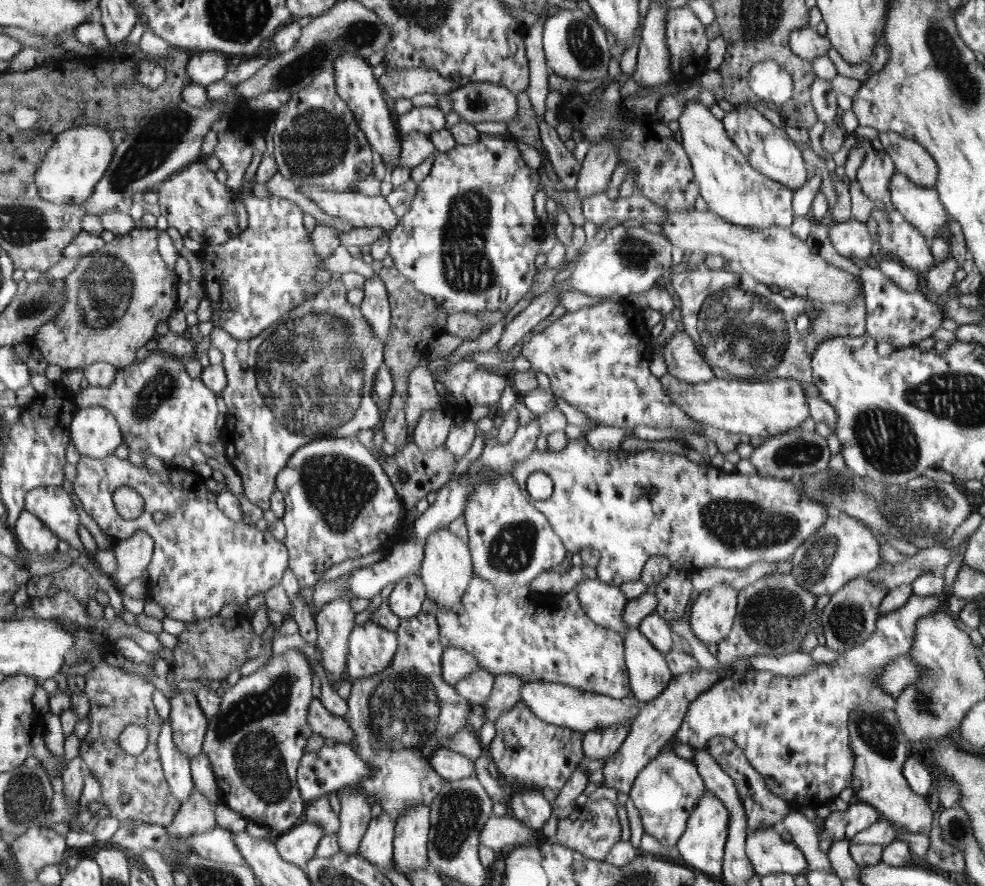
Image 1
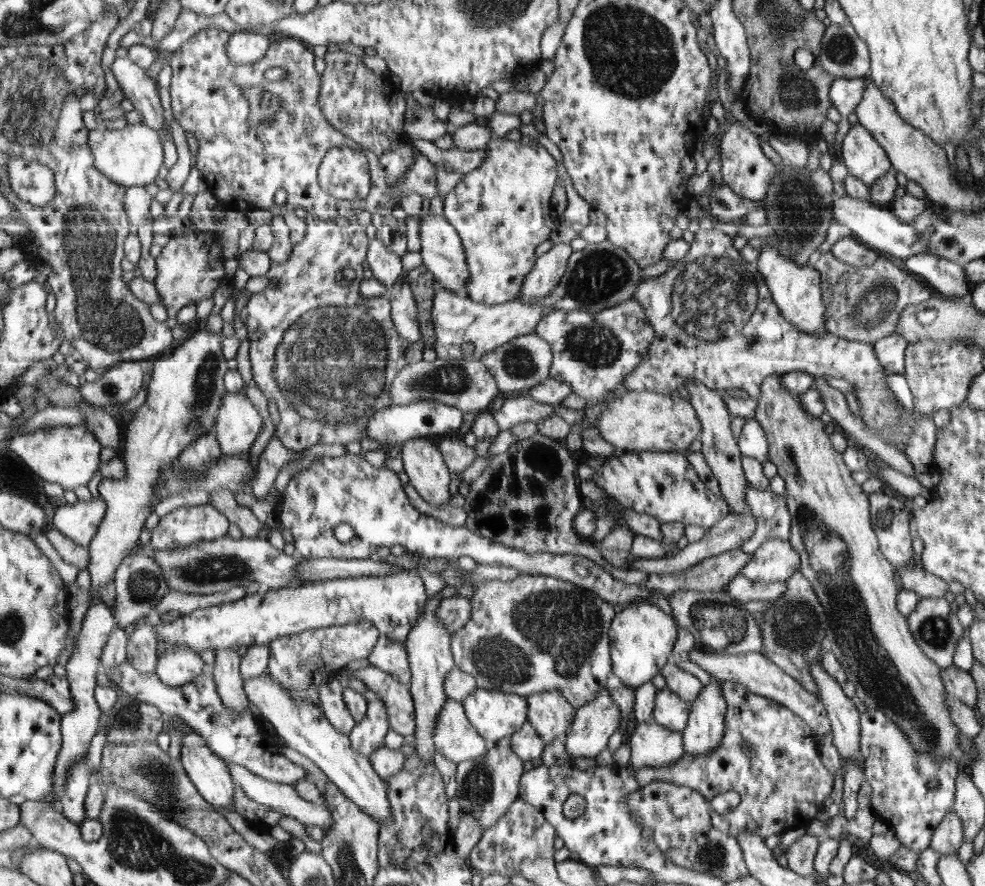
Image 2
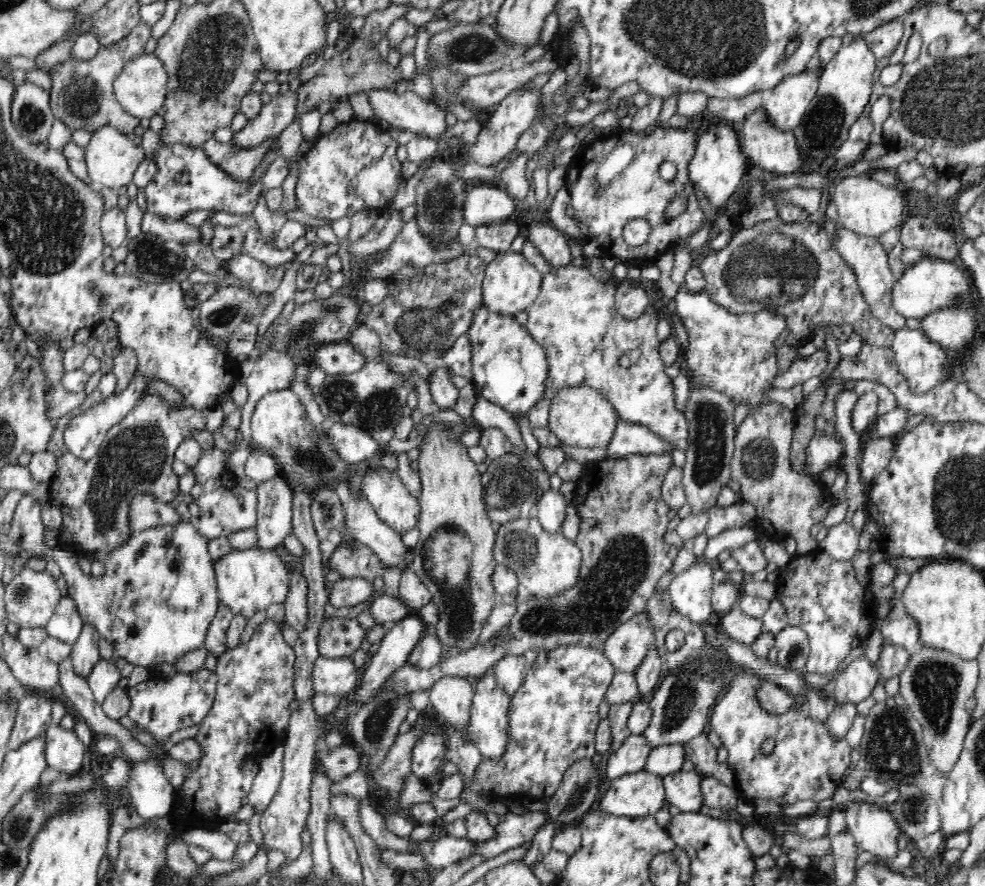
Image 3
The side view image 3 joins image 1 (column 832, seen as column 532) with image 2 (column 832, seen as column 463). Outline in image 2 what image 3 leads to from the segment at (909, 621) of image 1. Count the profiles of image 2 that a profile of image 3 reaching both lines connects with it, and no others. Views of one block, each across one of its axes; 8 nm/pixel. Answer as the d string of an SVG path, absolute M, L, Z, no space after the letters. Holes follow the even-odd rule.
M720 681L724 698L729 704L725 713L724 741L716 752L707 756L692 758L684 755L672 766L665 768L632 768L641 786L646 786L654 780L666 780L672 784L680 784L690 788L696 788L706 799L718 796L727 789L740 794L740 803L731 810L727 817L713 812L712 824L720 831L726 830L730 837L736 838L741 832L749 830L756 832L758 836L767 839L769 836L786 832L789 829L807 828L824 809L824 800L834 790L834 775L821 762L816 735L801 720L795 716L789 708L769 700L768 697L757 696L756 693L748 692L744 685L738 685L737 681ZM740 742L750 742L751 754L741 752Z

